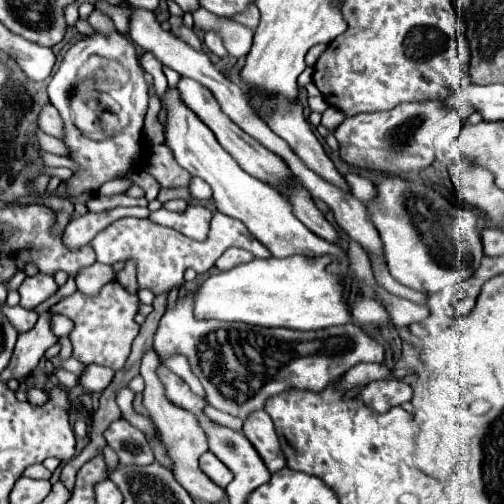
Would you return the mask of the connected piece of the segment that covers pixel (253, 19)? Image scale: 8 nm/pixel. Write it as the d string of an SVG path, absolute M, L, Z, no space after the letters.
M250 3L250 7L248 7L242 15L234 15L234 19L238 19L238 23L248 23L252 29L256 29L258 19L260 19L260 13L258 13L256 5L254 5L254 3Z

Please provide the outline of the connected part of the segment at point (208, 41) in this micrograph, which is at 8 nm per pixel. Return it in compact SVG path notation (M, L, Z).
M206 33L204 35L204 45L216 55L216 57L228 57L228 51L224 49L224 45L222 45L222 39L218 39L218 35L214 35L214 33Z

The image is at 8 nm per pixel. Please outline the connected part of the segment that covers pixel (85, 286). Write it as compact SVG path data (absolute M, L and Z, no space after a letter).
M94 263L90 267L81 269L76 276L77 289L87 296L95 296L100 289L115 278L111 266L102 263Z

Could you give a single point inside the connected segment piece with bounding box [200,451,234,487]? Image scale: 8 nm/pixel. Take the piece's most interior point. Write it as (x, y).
(214, 468)

